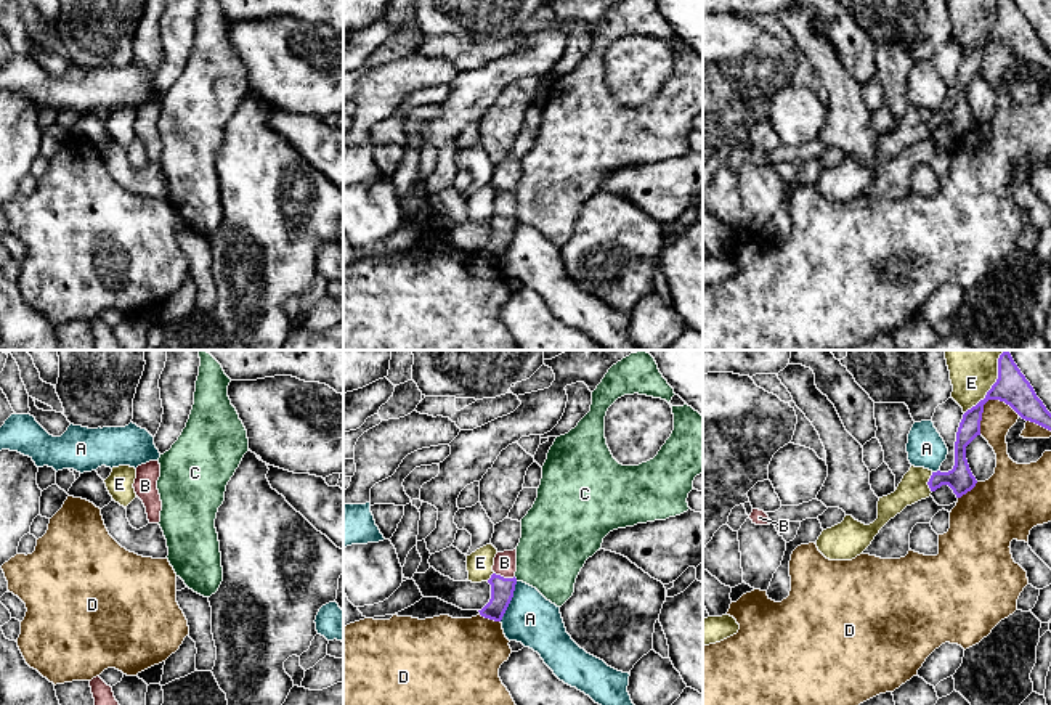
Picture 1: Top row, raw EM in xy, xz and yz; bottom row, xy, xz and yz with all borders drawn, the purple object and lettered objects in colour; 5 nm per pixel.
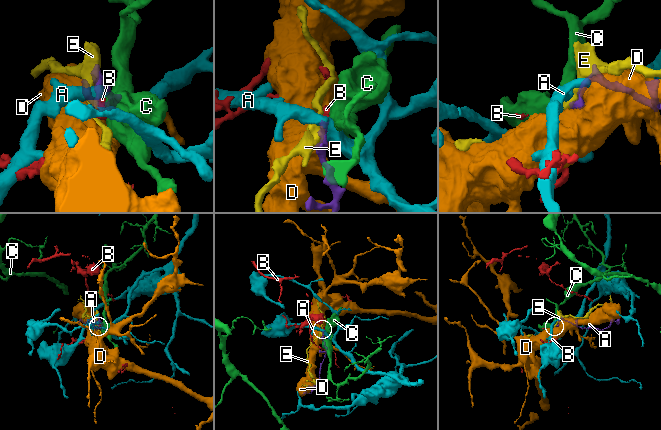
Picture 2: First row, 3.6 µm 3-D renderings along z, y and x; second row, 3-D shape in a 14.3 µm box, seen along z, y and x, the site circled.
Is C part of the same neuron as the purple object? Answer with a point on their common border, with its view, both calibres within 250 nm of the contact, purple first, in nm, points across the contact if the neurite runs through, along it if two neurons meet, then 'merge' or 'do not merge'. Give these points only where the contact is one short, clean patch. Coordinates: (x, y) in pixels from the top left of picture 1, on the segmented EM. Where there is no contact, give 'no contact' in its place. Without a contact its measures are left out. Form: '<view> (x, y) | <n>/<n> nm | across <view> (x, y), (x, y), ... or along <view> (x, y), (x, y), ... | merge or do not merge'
xz (515, 578) | 110/340 nm | along xz (514, 577), (517, 580) | do not merge

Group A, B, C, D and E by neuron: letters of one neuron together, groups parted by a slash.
A / B / C / D / E

